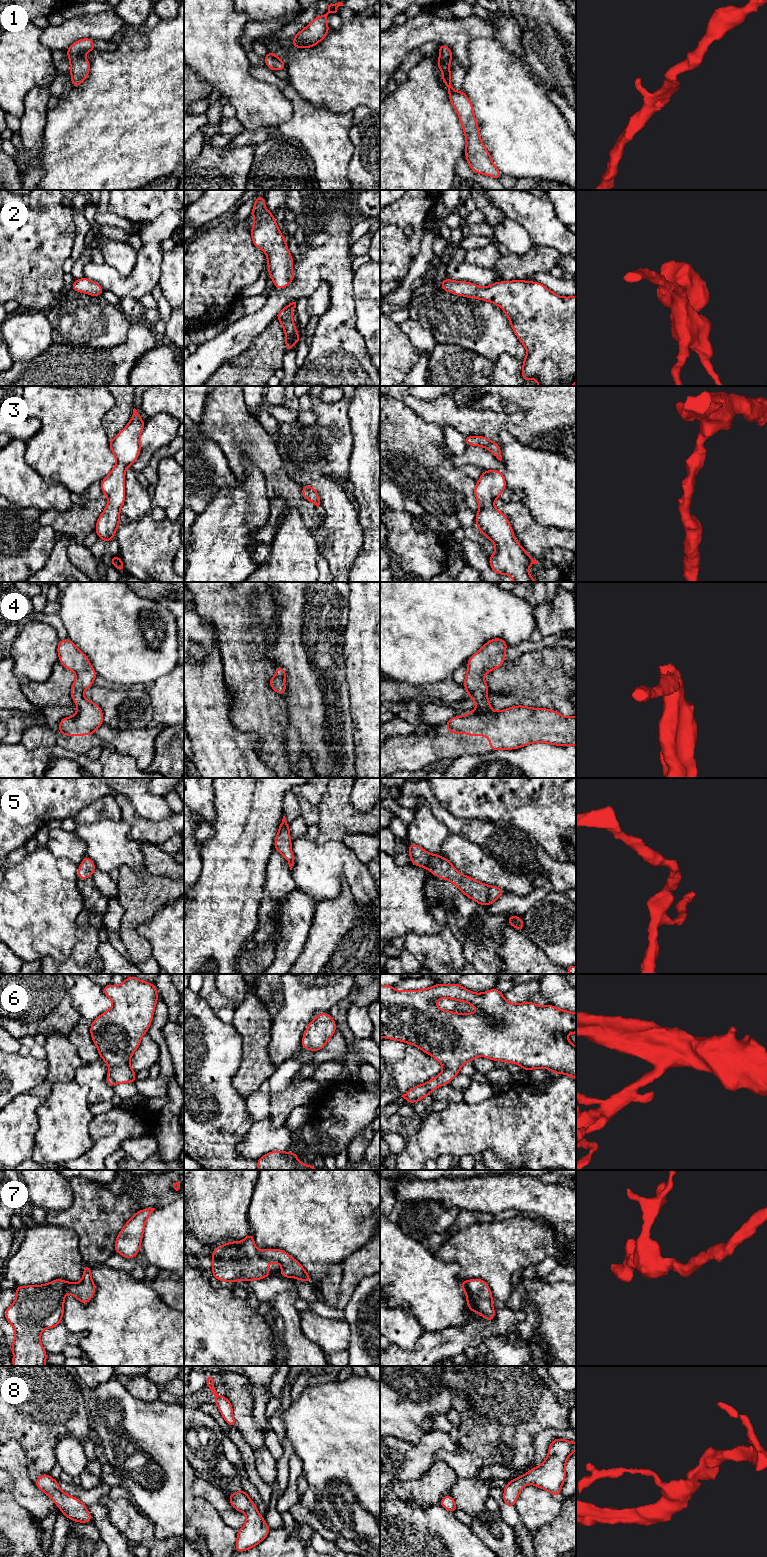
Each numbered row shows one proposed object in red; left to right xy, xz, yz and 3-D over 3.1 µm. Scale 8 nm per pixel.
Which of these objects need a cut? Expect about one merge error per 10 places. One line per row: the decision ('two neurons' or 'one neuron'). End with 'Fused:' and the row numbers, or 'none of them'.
1: one neuron
2: one neuron
3: one neuron
4: one neuron
5: one neuron
6: one neuron
7: one neuron
8: one neuron
Fused: none of them

